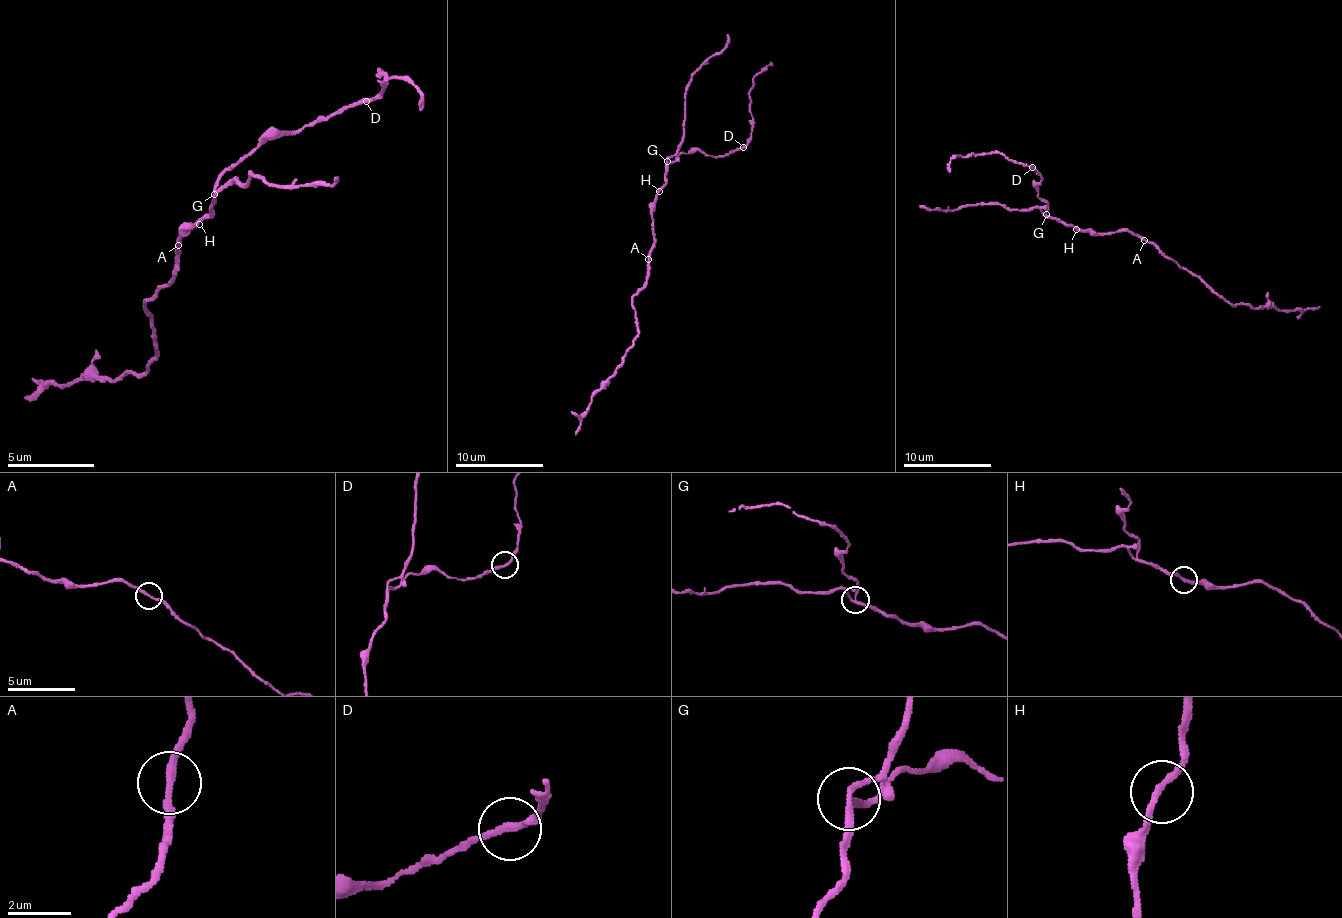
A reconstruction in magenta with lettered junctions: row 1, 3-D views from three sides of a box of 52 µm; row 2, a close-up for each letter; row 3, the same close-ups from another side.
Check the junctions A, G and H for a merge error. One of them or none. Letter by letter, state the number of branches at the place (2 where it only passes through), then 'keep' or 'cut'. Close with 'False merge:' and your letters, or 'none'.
A: branches 2; keep
G: branches 3; cut
H: branches 2; keep
False merge: G

